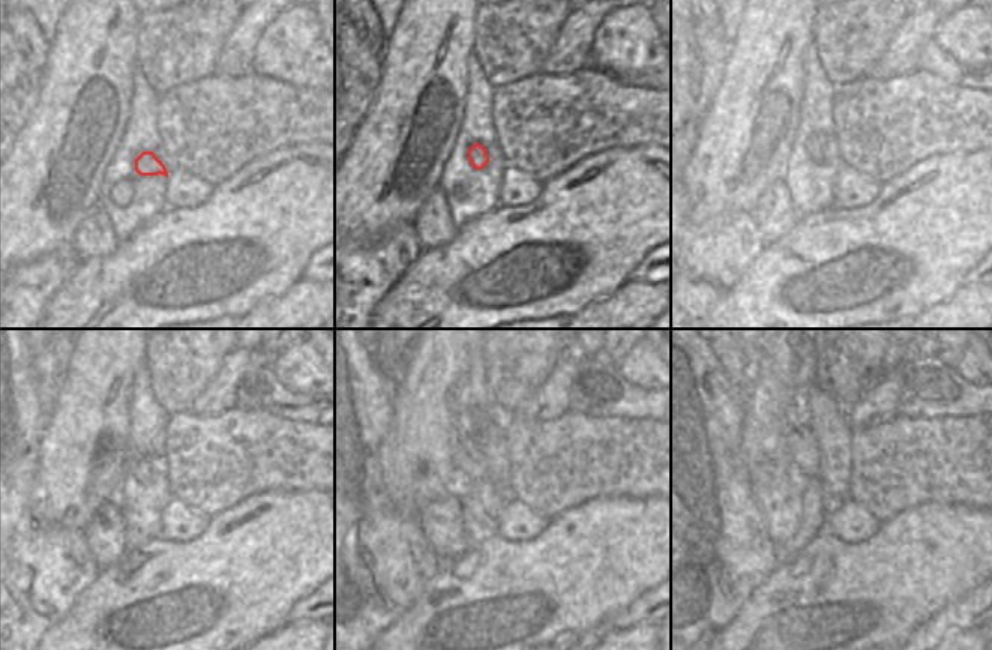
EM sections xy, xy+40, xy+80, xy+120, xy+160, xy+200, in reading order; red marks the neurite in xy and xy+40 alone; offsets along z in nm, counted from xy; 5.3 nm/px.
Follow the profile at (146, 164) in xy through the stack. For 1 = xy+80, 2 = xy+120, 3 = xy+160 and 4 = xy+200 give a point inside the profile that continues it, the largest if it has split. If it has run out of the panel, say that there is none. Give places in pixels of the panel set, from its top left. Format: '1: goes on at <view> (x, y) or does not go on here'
1: goes on at xy+80 (815, 144)
2: goes on at xy+120 (138, 467)
3: goes on at xy+160 (467, 457)
4: goes on at xy+200 (800, 443)

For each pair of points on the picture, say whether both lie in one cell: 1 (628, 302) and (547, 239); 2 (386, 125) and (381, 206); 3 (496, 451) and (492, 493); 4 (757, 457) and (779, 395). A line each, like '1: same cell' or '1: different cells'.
1: different cells
2: same cell
3: different cells
4: same cell

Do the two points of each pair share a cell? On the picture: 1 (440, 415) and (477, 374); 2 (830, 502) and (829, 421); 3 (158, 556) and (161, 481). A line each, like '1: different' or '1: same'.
1: different
2: different
3: different

